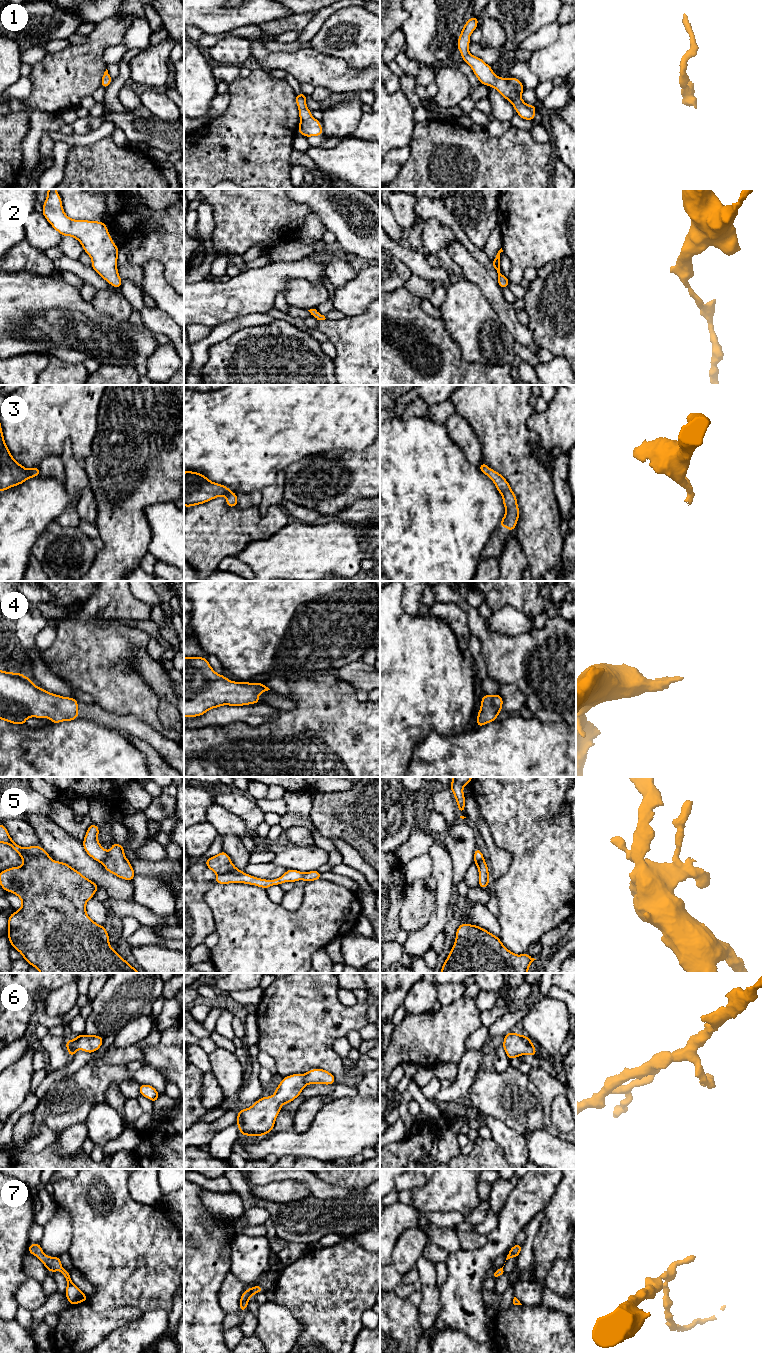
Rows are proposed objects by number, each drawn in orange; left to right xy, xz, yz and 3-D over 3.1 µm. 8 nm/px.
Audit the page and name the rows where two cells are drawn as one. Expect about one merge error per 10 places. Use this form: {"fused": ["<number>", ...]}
{"fused": []}

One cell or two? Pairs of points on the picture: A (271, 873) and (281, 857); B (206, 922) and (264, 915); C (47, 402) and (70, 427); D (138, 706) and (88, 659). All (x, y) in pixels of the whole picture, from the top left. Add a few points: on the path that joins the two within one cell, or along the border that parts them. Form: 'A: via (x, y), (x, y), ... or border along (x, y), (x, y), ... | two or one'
A: border along (271, 862), (286, 869) | two
B: border along (204, 899), (211, 910), (216, 929) | two
C: via (52, 408), (65, 421) | one
D: via (126, 694), (100, 668) | one

